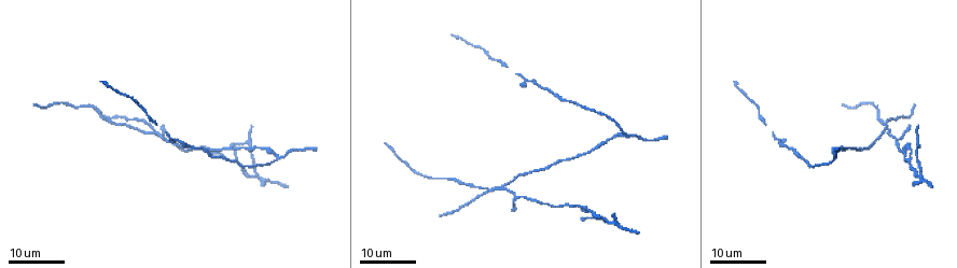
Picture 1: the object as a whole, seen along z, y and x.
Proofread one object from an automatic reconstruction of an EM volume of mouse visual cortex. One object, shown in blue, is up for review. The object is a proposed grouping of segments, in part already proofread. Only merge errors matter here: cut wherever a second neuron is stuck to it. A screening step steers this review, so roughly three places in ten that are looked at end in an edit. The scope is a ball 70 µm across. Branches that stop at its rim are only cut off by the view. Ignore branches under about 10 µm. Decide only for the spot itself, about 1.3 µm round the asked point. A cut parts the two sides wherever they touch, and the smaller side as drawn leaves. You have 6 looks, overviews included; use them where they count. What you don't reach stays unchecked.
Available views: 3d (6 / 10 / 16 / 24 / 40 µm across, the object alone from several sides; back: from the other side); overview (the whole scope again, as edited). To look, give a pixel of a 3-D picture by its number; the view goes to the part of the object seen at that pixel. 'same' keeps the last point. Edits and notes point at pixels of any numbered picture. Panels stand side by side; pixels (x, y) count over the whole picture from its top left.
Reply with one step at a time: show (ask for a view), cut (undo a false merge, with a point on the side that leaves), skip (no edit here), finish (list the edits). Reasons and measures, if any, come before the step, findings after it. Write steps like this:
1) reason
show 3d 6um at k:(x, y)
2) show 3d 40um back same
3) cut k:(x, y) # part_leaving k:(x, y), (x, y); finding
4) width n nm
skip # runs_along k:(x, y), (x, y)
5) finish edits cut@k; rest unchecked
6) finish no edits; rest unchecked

four-way junction
show 3d 16um at 1:(886, 135)

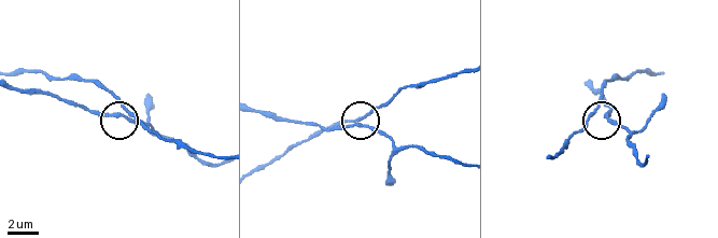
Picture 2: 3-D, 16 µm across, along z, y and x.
closer look
show 3d 6um at 2:(606, 117)

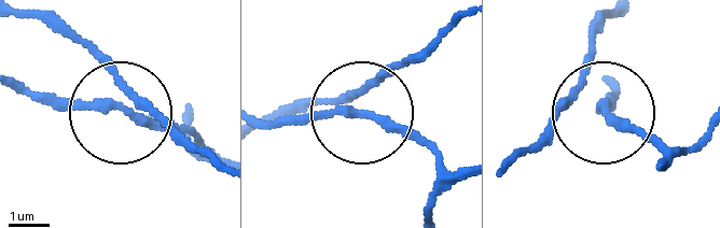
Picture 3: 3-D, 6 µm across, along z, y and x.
side_arm 28 um; arms 4
skip # one neuron here

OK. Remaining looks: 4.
sudden change in width
show 3d 16um at 1:(552, 167)

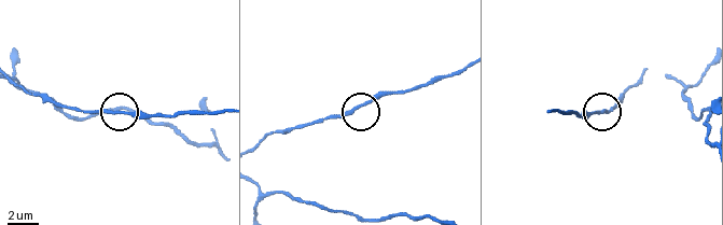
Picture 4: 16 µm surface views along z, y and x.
zoom in
show 3d 10um at 4:(364, 104)

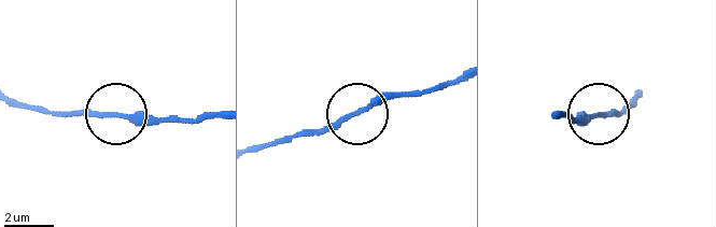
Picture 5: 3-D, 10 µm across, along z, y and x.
skip # runs_along 5:(218, 116), (53, 116); all the same neuron

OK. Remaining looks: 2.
show 3d 16um at 1:(527, 81)

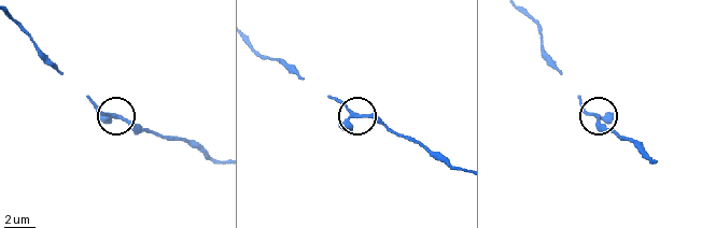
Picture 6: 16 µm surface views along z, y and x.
show 3d 6um at 6:(598, 117)

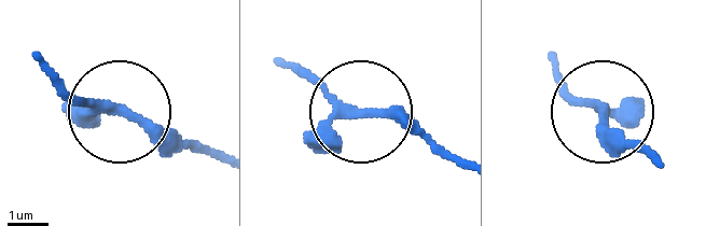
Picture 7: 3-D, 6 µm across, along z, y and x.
width 210 nm
skip # runs_along 7:(456, 161), (384, 117), (343, 110), (294, 66); all the same neuron

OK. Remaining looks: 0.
finish no edits; rest unchecked

